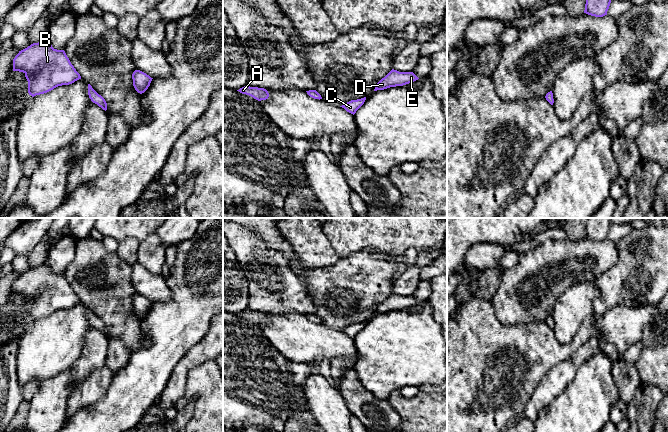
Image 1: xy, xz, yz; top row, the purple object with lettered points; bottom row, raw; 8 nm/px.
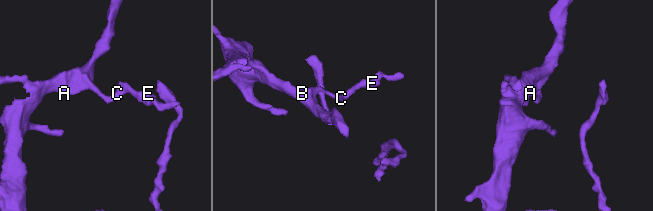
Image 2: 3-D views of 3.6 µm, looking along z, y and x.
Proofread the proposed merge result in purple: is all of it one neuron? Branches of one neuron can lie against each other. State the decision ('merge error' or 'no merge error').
no merge error

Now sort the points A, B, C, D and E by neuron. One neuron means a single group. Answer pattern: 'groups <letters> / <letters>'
groups A B C D E

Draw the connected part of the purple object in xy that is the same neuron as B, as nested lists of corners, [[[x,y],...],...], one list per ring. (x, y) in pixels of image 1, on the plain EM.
[[[44,264],[33,267],[19,275],[13,283],[13,295],[23,296],[28,305],[28,317],[32,321],[47,317],[62,309],[69,309],[81,303],[64,274],[57,274]]]

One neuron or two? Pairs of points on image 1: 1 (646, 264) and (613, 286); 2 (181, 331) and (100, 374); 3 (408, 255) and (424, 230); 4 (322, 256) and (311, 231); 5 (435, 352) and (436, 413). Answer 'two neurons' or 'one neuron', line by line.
1: one neuron
2: two neurons
3: two neurons
4: one neuron
5: two neurons

